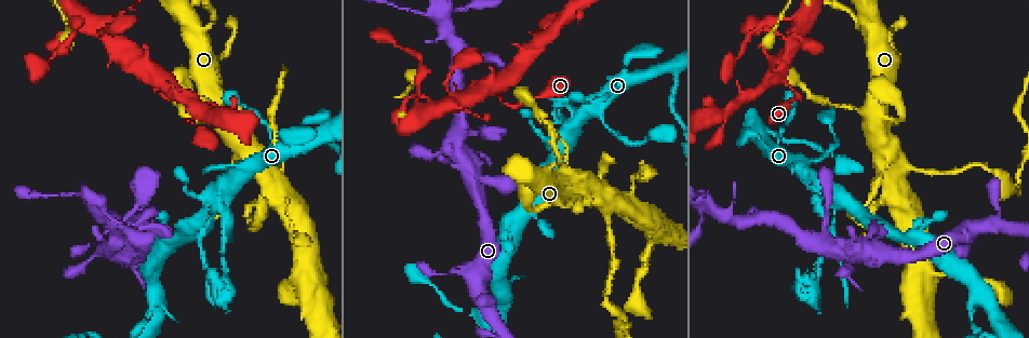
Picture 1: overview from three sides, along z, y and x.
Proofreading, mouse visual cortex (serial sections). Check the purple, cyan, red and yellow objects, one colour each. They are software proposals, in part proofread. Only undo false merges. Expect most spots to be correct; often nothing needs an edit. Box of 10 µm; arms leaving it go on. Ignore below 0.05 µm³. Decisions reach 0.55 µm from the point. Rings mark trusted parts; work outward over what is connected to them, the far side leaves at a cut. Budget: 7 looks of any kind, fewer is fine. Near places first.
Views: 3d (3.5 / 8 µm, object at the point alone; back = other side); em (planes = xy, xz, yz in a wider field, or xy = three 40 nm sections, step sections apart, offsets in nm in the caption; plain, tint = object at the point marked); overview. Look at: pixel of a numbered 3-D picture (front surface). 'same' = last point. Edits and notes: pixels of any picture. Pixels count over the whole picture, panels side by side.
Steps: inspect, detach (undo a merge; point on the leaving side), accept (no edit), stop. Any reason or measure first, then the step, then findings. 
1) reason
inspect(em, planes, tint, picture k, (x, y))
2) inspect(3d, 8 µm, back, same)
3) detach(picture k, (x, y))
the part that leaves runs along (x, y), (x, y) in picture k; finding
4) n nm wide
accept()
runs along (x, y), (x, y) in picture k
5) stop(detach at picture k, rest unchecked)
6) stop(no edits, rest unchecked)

a narrow waist
inspect(3d, 8 µm, back, picture 1, (228, 208))

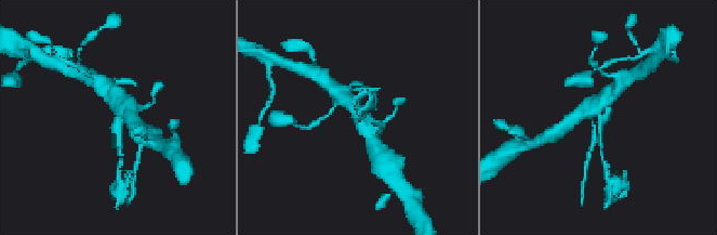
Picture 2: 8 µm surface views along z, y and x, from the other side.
closer look
inspect(3d, 3.5 µm, same)

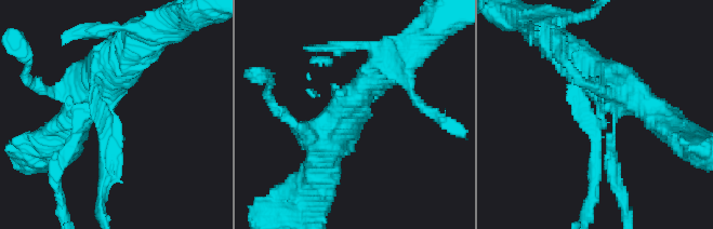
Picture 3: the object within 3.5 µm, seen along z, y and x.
need the tissue
inspect(em, xy, step 2, tint, picture 3, (108, 113))

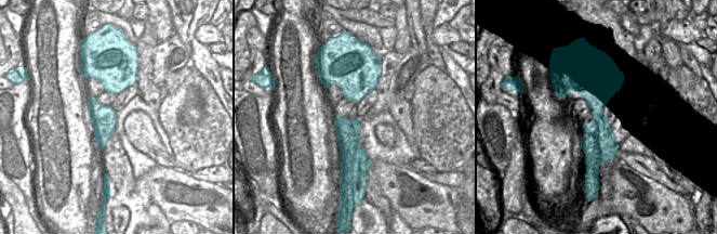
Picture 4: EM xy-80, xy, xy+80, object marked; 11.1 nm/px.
260 nm wide
accept()
runs along (572, 64), (628, 91), (675, 131) in picture 3; all the same cell

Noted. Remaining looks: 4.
small branch off a trunk
inspect(3d, 3.5 µm, picture 1, (605, 214))

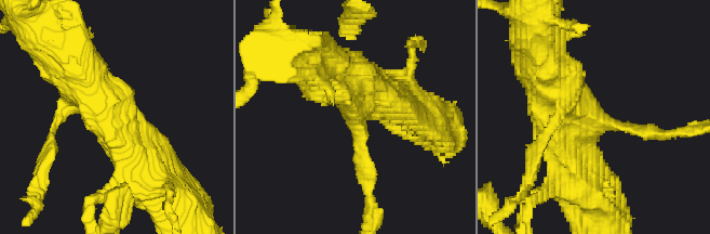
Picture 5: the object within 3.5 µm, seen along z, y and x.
need the tissue
inspect(em, xy, step 3, tint, picture 5, (592, 122))

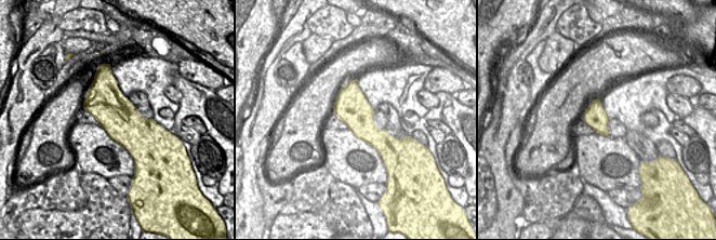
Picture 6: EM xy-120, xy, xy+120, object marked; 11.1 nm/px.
380 nm wide
accept()
runs along (69, 65), (143, 145), (152, 178) in picture 5; continuous, no second cell

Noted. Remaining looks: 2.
inspect(3d, 3.5 µm, picture 1, (827, 154))

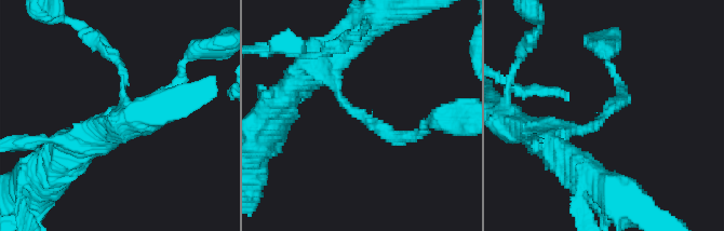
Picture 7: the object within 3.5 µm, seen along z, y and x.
arms of 150, 200 nm; need the tissue
inspect(em, xy, step 2, tint, picture 7, (369, 121))

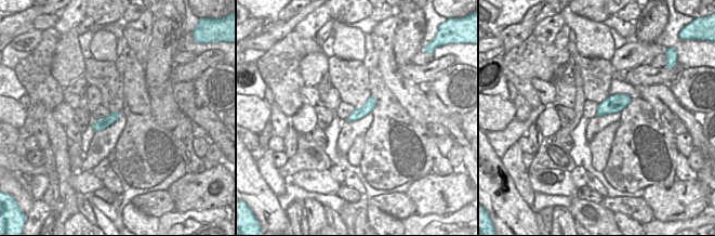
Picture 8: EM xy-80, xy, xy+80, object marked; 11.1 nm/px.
130 nm wide
accept()
runs along (82, 143), (178, 77) in picture 7; all the same cell

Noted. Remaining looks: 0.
stop(no edits, rest unchecked)

